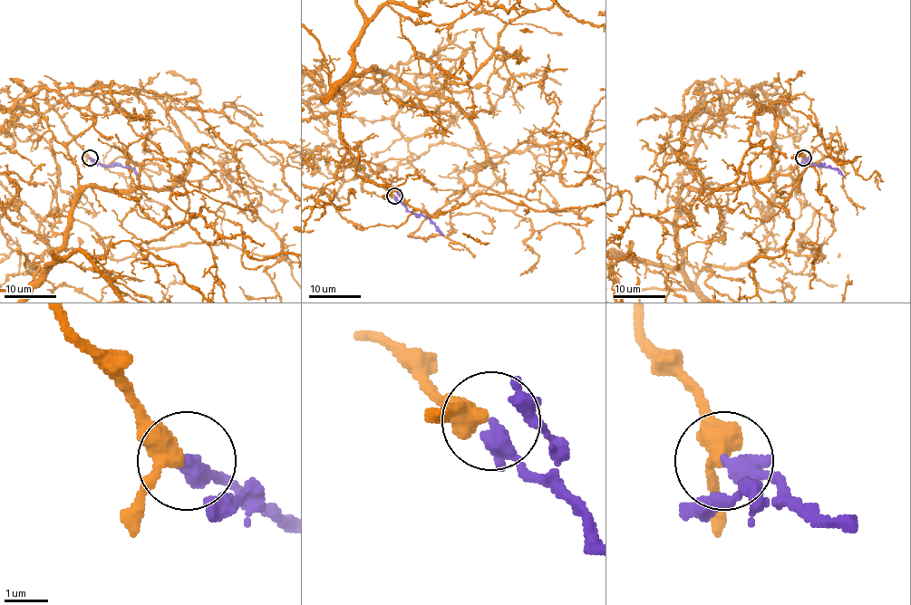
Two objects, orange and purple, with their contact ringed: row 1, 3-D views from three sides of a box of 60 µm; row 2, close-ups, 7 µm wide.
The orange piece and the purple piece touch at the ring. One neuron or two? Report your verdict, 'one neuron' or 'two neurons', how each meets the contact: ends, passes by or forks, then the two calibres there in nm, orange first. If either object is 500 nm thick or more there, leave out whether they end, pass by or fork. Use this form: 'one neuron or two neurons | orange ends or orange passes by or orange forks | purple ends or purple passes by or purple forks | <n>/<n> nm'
one neuron | orange passes by | purple ends | 400/440 nm

